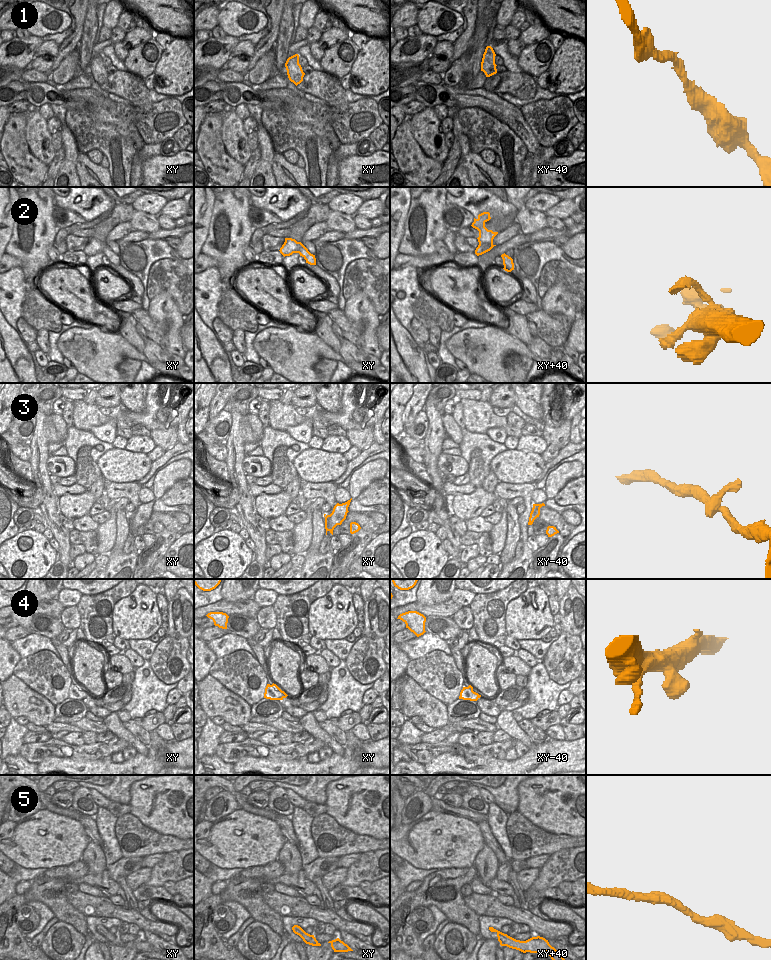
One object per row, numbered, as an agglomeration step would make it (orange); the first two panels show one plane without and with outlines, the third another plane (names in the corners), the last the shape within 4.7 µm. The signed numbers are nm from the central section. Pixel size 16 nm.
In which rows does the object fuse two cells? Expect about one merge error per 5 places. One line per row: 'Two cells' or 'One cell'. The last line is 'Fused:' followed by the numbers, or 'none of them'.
1: One cell
2: One cell
3: One cell
4: One cell
5: One cell
Fused: none of them

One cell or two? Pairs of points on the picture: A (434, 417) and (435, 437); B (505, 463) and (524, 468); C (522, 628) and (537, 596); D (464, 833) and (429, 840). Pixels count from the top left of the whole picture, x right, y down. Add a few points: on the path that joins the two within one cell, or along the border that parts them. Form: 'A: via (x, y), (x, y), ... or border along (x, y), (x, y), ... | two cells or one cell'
A: via (434, 422), (434, 432) | one cell
B: via (510, 466), (519, 467) | one cell
C: via (528, 620), (539, 609), (538, 604) | one cell
D: via (455, 834), (452, 834), (446, 840), (438, 840) | one cell

